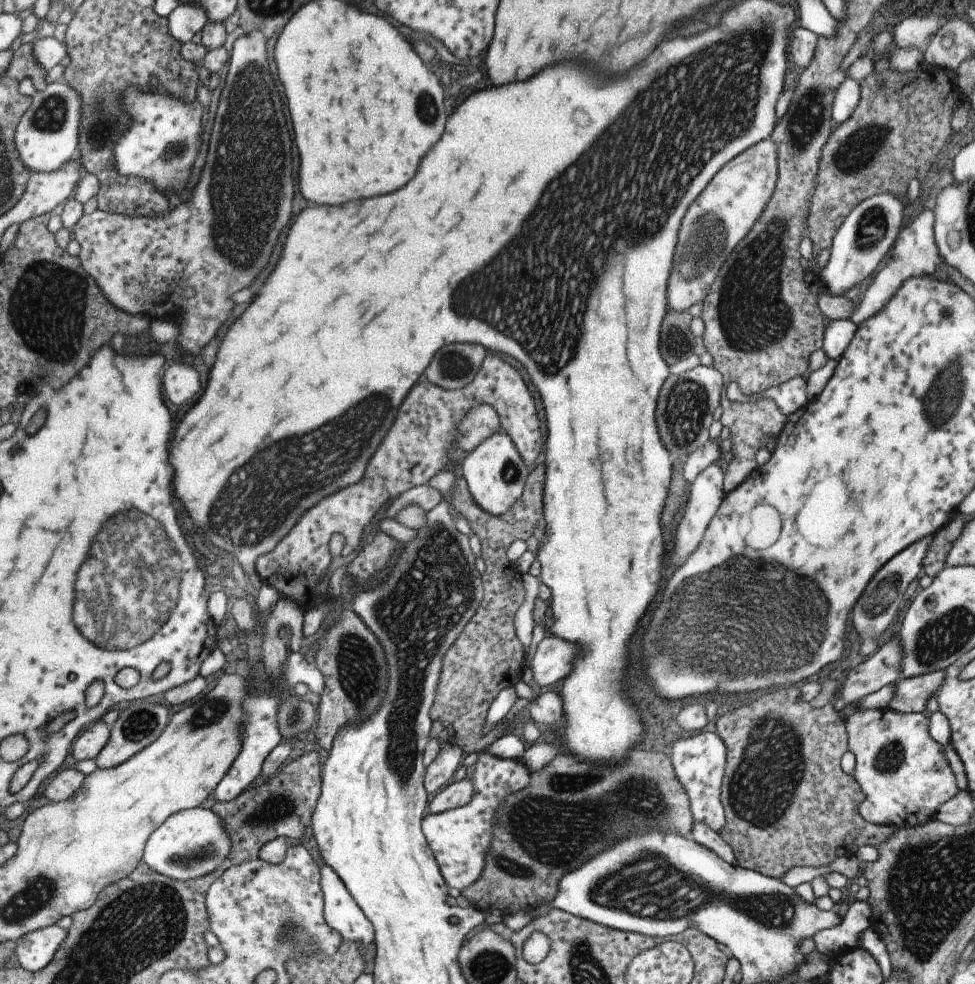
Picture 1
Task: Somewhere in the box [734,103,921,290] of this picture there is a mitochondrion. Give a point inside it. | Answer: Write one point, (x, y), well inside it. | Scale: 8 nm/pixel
(856, 152)

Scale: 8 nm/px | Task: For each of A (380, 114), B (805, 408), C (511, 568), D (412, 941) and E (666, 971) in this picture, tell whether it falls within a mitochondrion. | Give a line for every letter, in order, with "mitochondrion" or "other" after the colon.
A: other
B: other
C: other
D: other
E: other

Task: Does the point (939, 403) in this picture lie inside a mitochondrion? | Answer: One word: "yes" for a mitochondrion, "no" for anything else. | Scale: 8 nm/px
yes

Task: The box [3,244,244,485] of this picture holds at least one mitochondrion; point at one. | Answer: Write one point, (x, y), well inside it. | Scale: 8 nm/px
(45, 305)

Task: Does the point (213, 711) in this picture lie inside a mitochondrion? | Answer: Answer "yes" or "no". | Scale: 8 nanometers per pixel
yes

